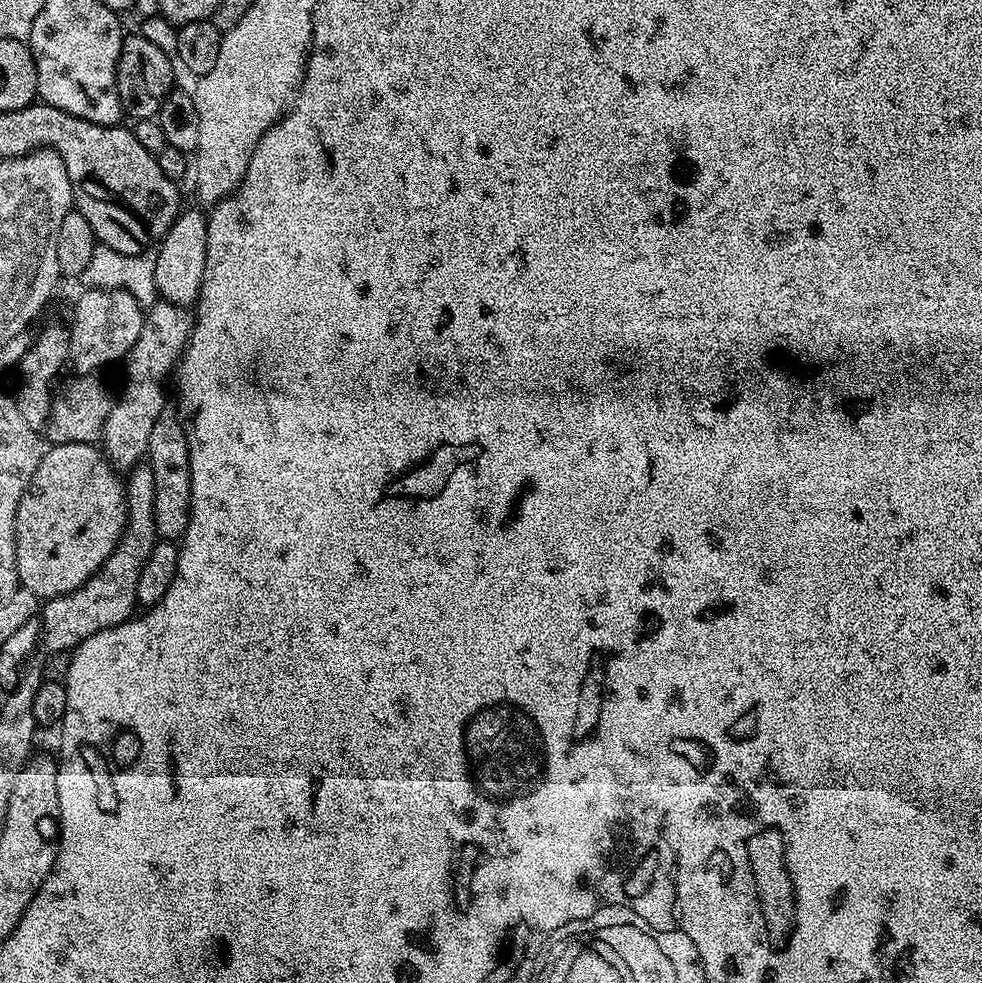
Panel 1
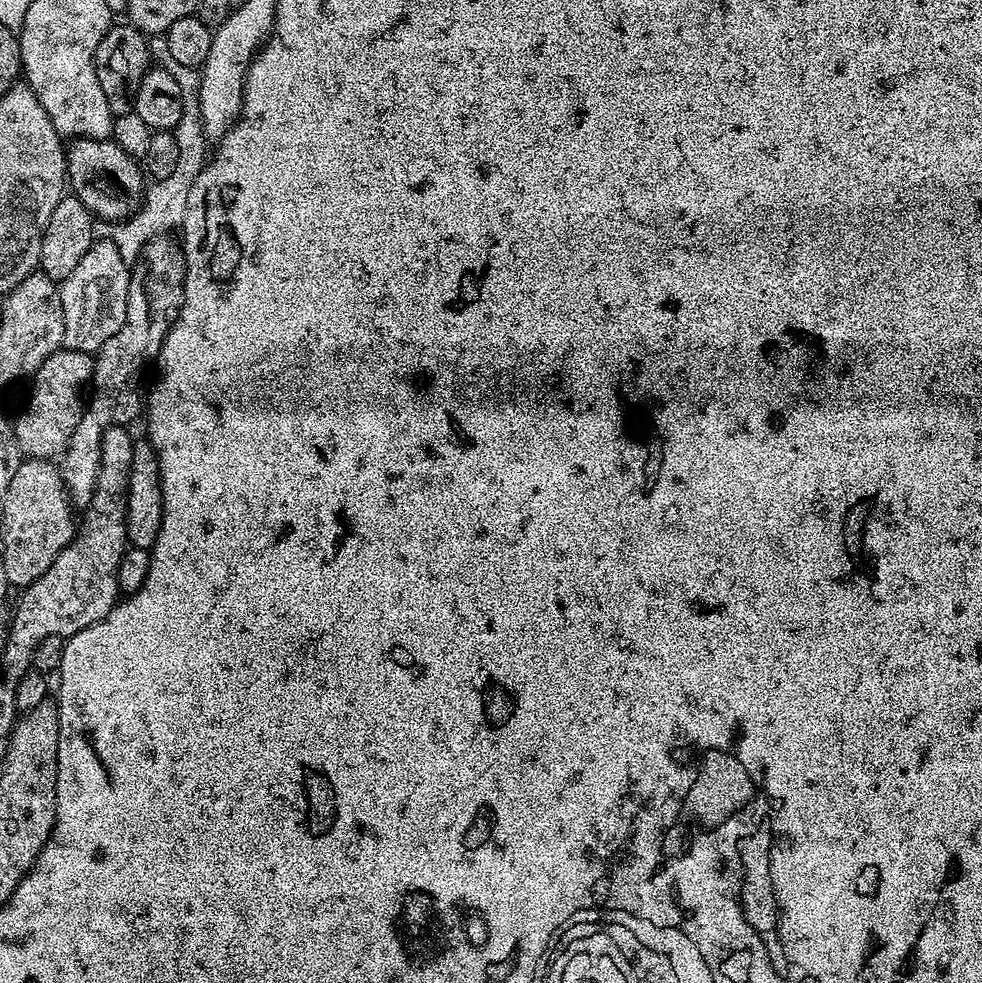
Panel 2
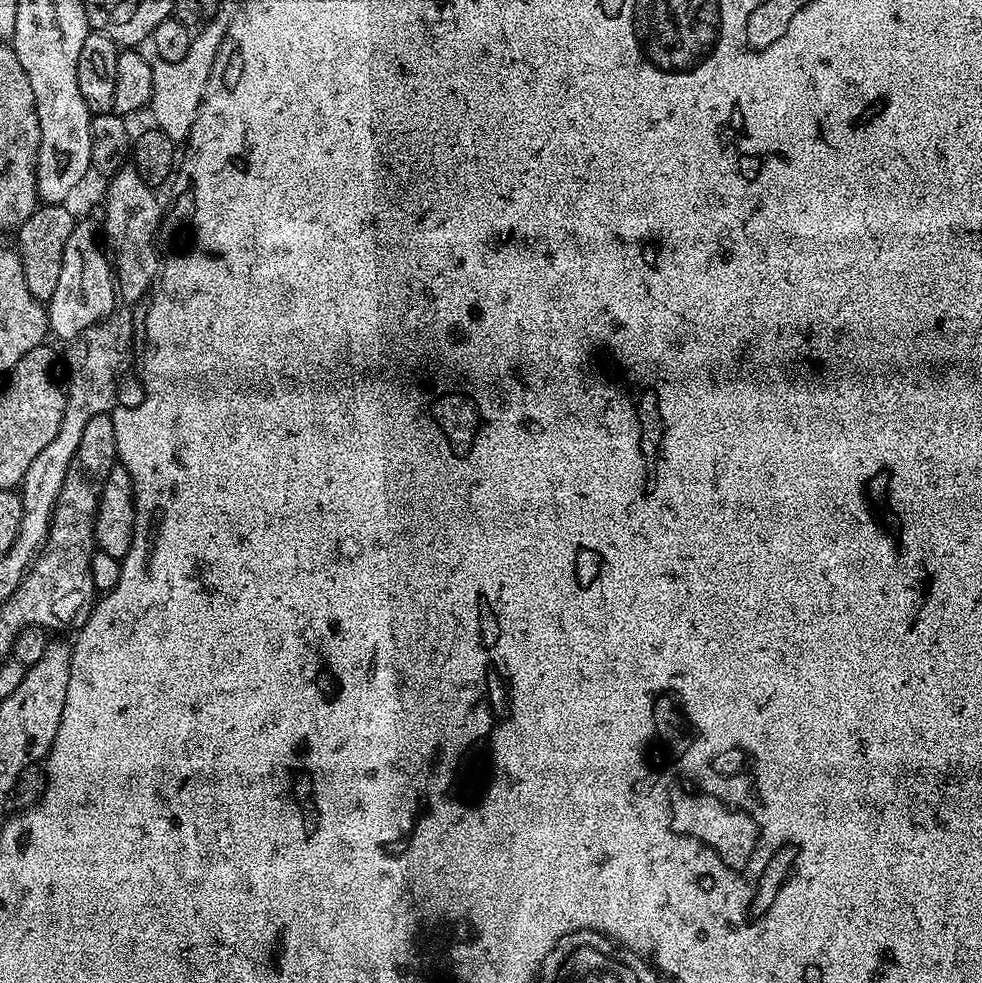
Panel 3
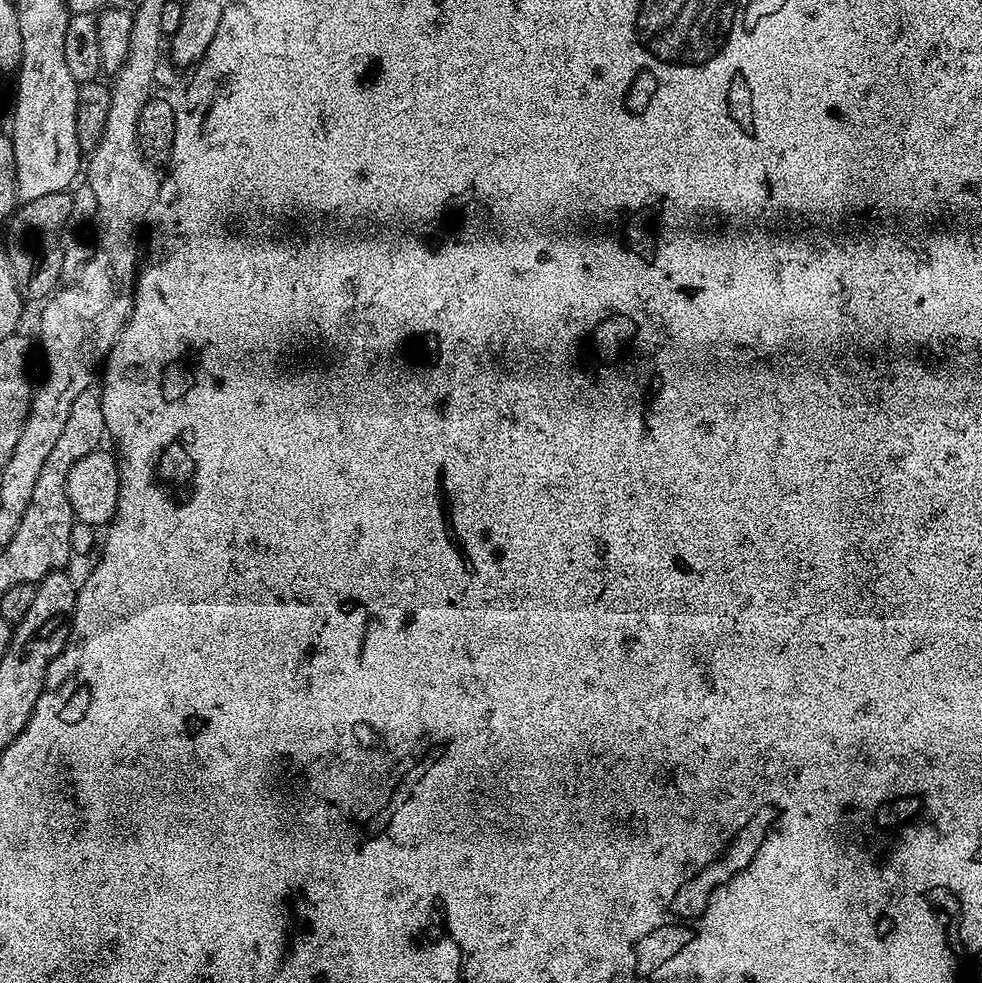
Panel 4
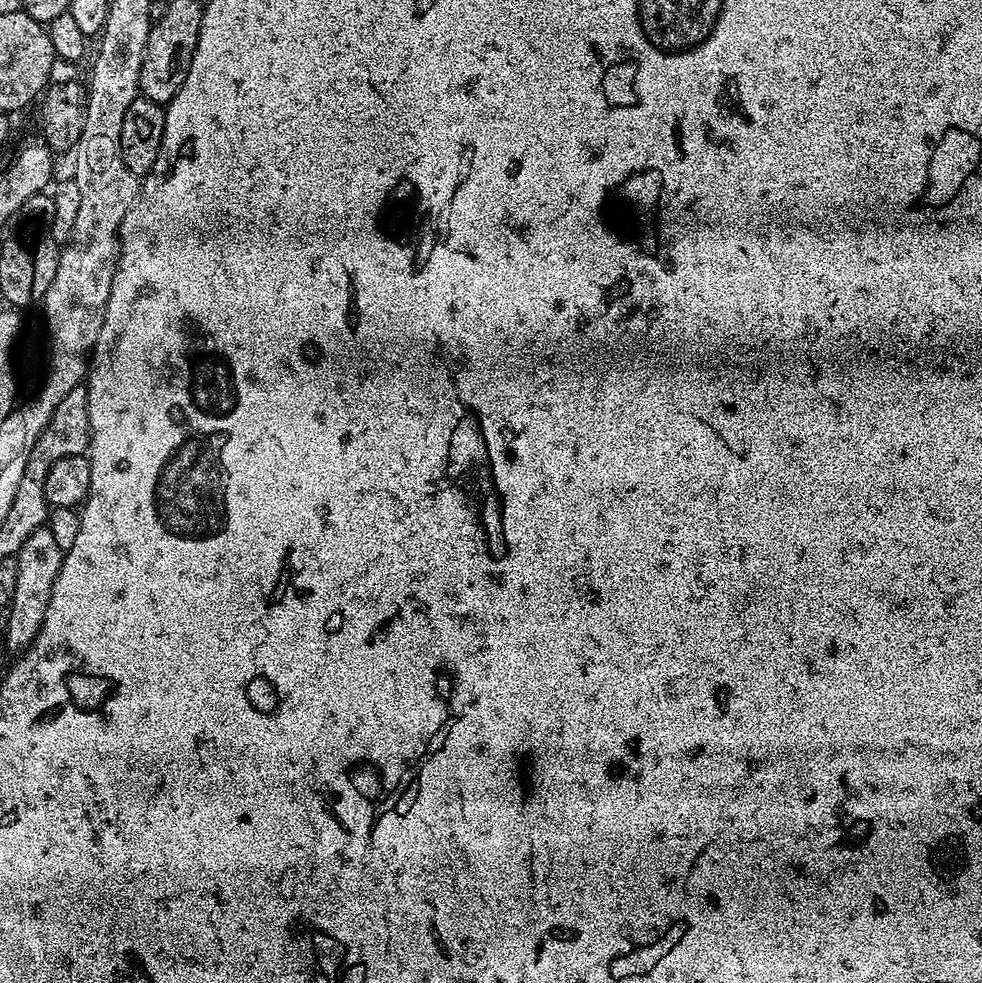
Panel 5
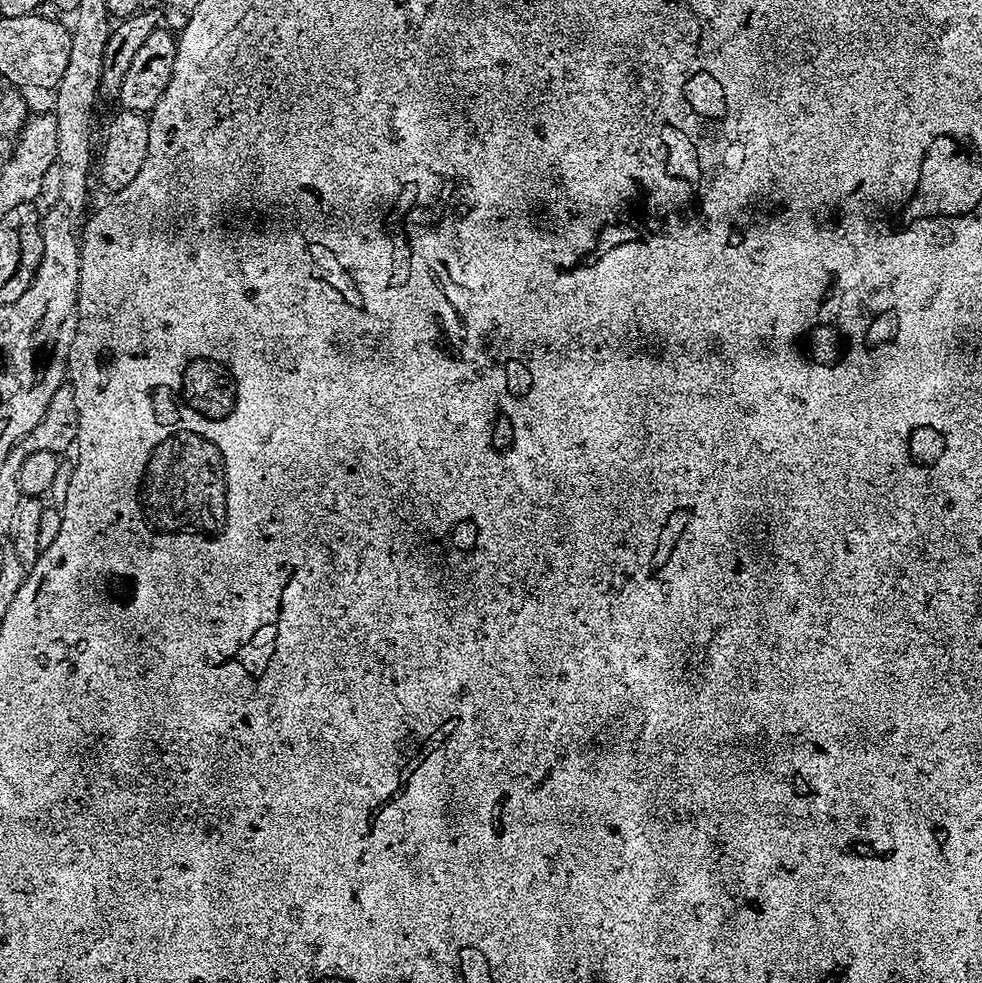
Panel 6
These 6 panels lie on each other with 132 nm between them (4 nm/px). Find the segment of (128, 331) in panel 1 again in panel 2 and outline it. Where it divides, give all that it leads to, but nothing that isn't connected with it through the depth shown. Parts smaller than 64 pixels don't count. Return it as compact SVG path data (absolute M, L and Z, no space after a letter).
M107 238L93 239L90 250L82 254L82 262L70 270L68 277L59 285L60 297L62 298L62 318L64 319L64 343L63 347L75 352L99 353L102 345L126 322L126 298L130 290L130 264L118 254L118 246Z

